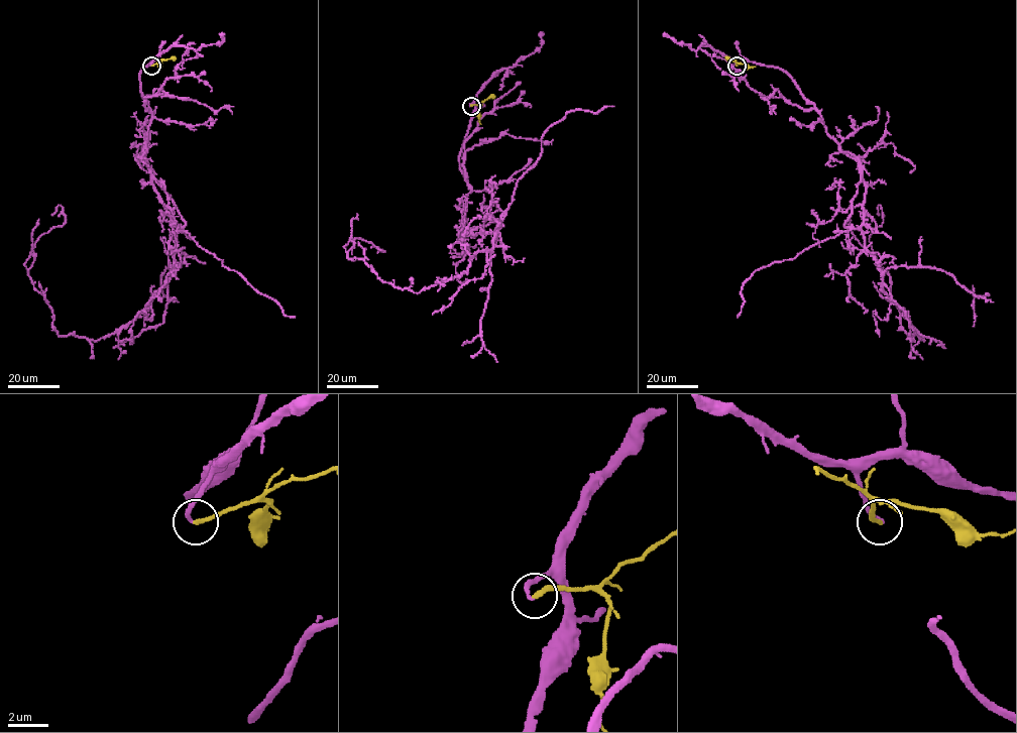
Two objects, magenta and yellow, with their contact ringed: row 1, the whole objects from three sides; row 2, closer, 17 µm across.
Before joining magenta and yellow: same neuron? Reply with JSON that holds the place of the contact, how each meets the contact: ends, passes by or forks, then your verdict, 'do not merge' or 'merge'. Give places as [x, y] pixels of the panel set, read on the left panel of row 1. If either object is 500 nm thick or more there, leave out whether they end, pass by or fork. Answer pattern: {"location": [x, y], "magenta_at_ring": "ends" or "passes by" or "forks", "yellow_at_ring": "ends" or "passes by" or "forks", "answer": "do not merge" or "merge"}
{"location": [151, 66], "magenta_at_ring": "ends", "yellow_at_ring": "ends", "answer": "merge"}

